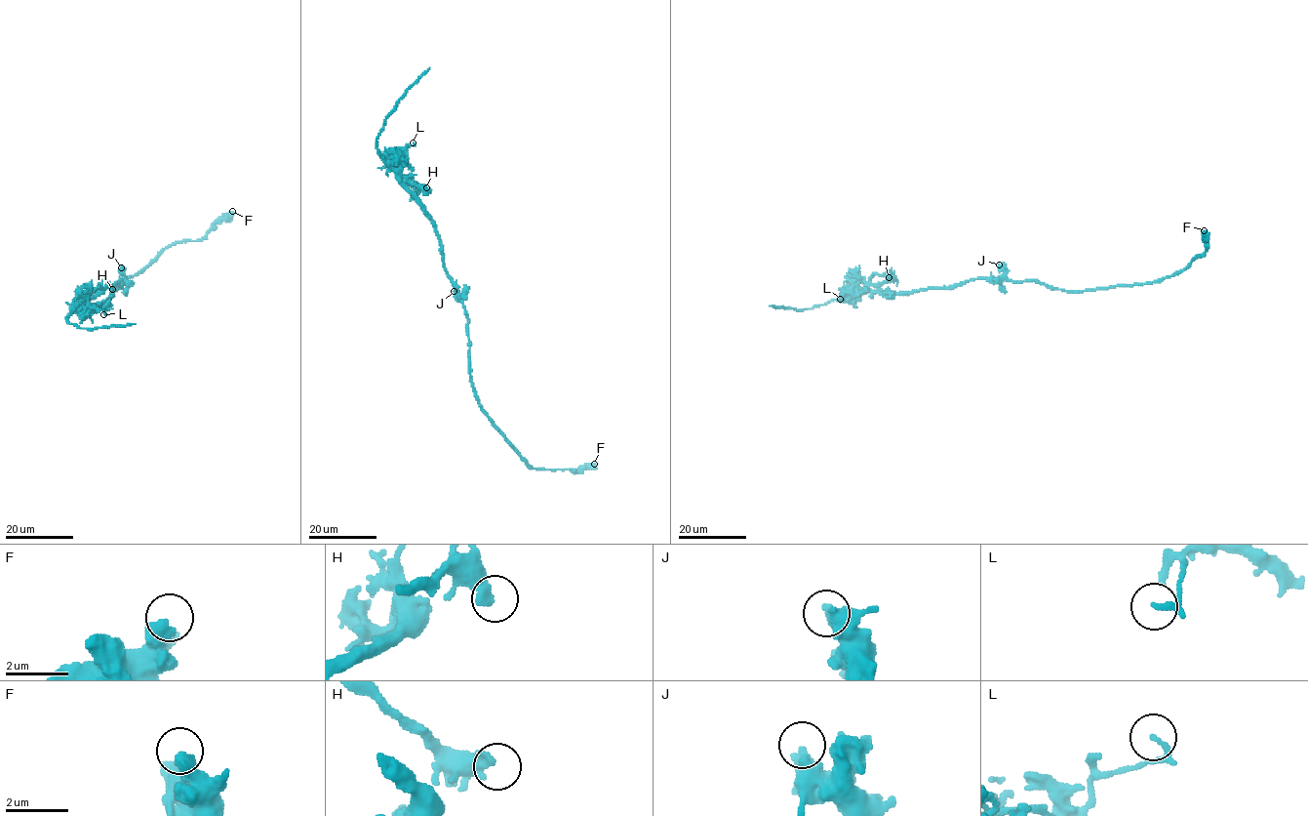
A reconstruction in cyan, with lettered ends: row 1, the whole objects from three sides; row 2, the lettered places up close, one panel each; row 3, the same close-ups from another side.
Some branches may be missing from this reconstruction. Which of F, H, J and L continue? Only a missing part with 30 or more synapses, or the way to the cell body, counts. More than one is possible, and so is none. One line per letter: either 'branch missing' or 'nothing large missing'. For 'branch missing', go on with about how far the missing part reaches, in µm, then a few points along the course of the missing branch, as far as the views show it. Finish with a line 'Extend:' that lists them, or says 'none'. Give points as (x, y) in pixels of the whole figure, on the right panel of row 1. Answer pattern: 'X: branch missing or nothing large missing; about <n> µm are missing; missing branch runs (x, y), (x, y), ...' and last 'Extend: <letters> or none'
F: nothing large missing
H: nothing large missing
J: nothing large missing
L: nothing large missing
Extend: none

